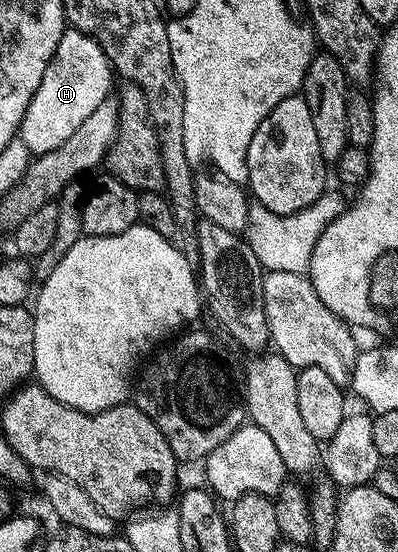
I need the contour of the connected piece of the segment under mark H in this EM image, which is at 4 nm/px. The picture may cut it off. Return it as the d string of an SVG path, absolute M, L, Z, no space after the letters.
M67 28L60 43L56 43L56 51L44 71L44 79L40 79L40 87L36 87L36 95L32 95L22 120L20 140L27 151L31 155L56 151L62 144L68 143L68 139L77 137L91 120L89 117L105 103L106 96L109 93L111 96L110 72L110 60L98 42L79 29Z

